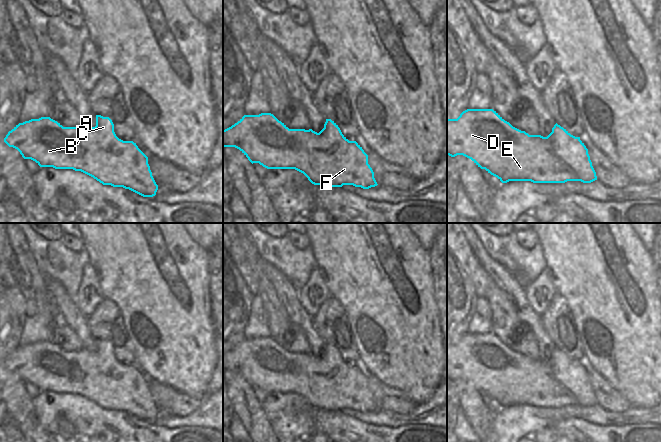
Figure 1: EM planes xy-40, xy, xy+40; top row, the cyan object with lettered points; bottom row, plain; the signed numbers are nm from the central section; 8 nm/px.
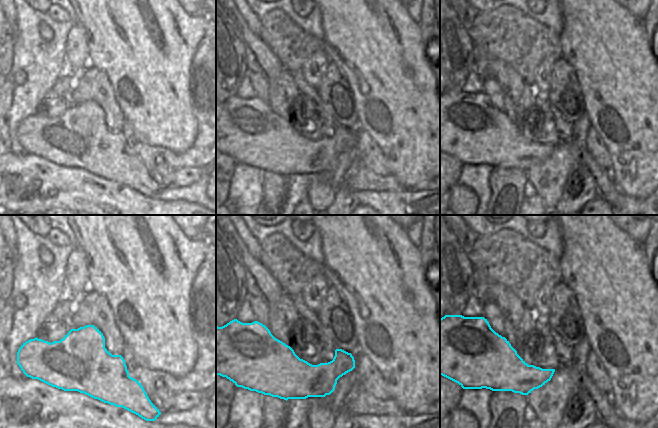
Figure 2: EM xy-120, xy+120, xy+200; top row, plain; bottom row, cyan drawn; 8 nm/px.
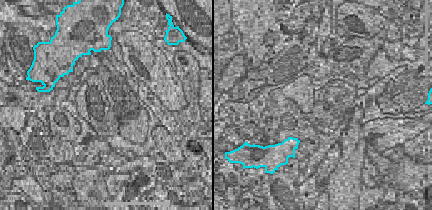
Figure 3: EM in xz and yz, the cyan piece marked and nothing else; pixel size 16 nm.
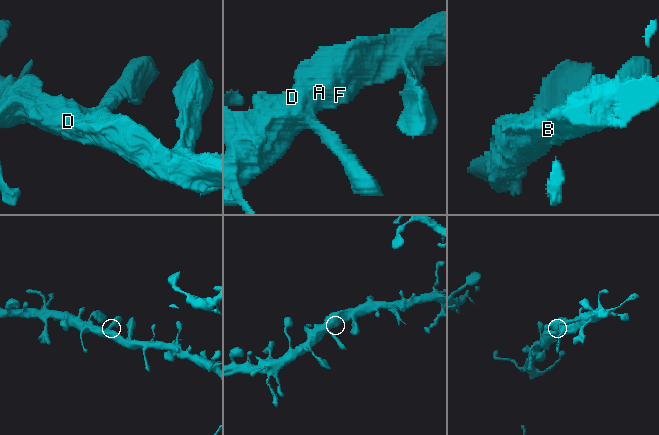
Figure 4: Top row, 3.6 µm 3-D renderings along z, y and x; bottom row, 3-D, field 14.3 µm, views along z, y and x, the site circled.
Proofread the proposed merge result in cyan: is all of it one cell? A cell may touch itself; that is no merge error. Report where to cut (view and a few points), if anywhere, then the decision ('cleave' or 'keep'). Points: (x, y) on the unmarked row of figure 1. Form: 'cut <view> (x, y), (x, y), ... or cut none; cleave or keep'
cut none; keep

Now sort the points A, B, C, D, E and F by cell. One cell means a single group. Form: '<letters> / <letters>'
A B C D E F

